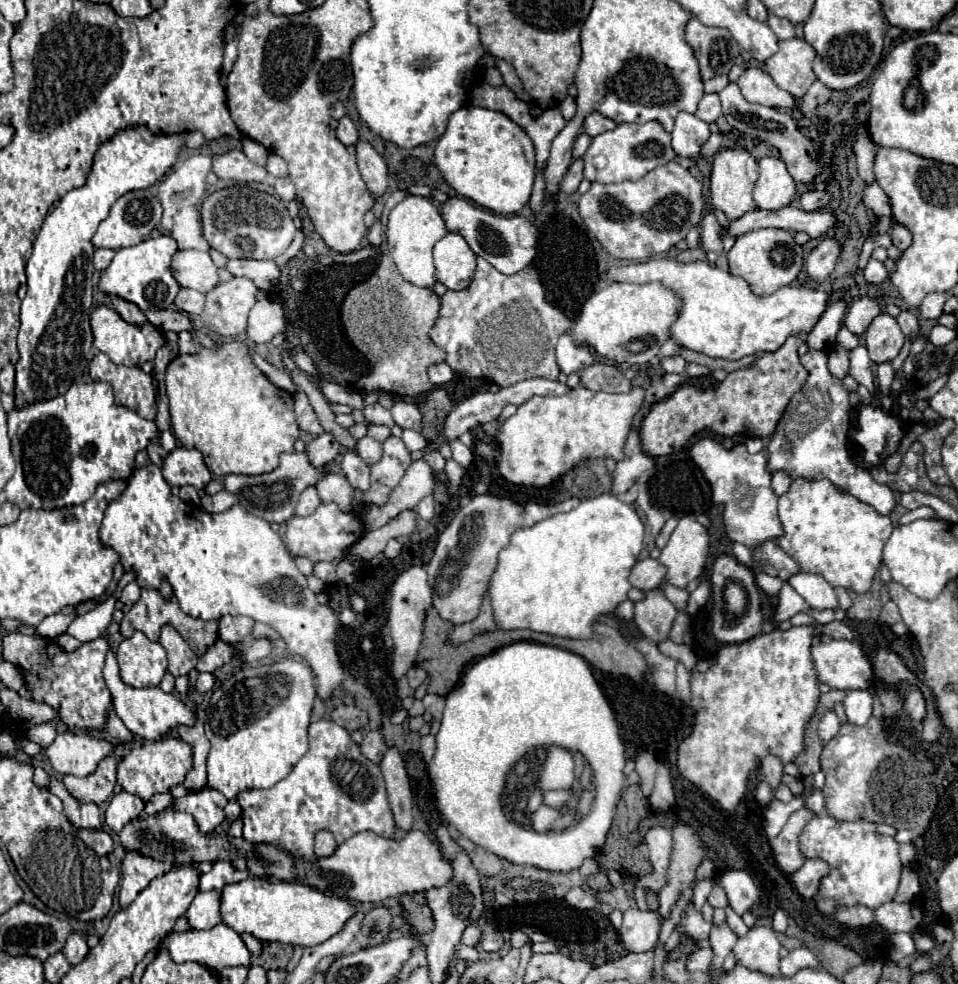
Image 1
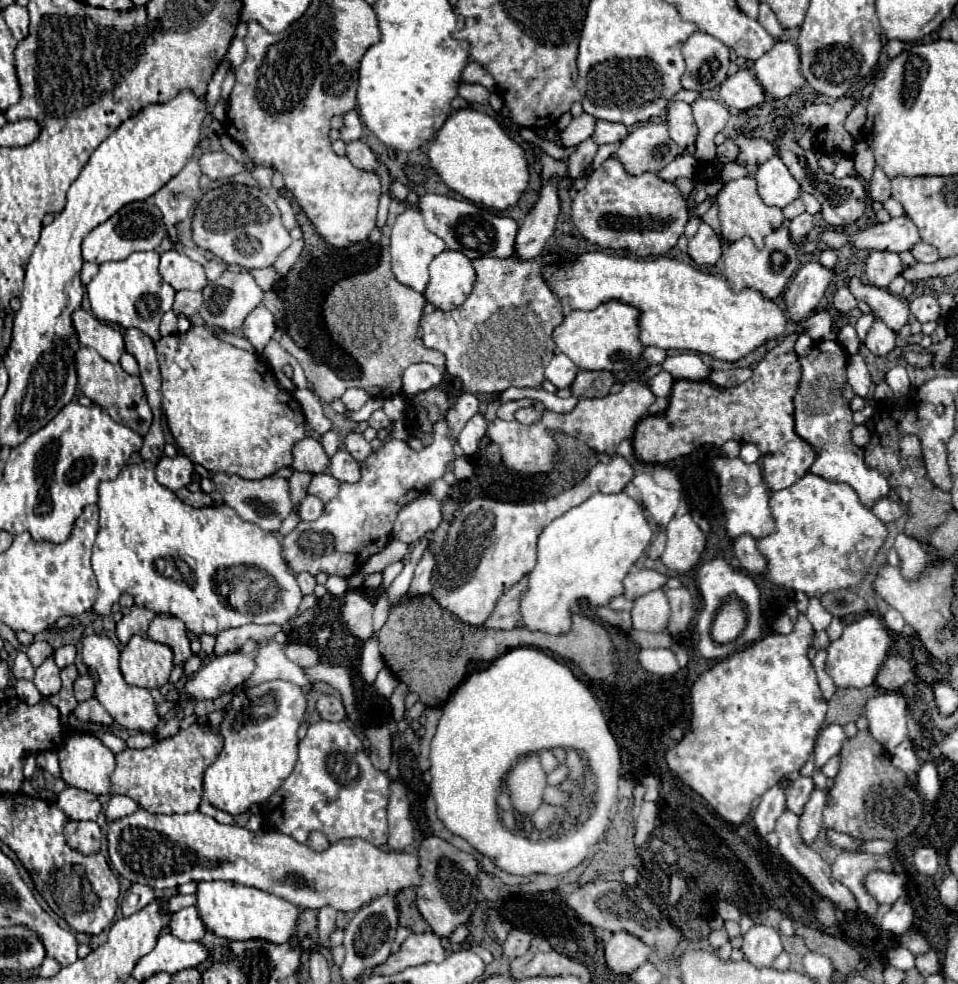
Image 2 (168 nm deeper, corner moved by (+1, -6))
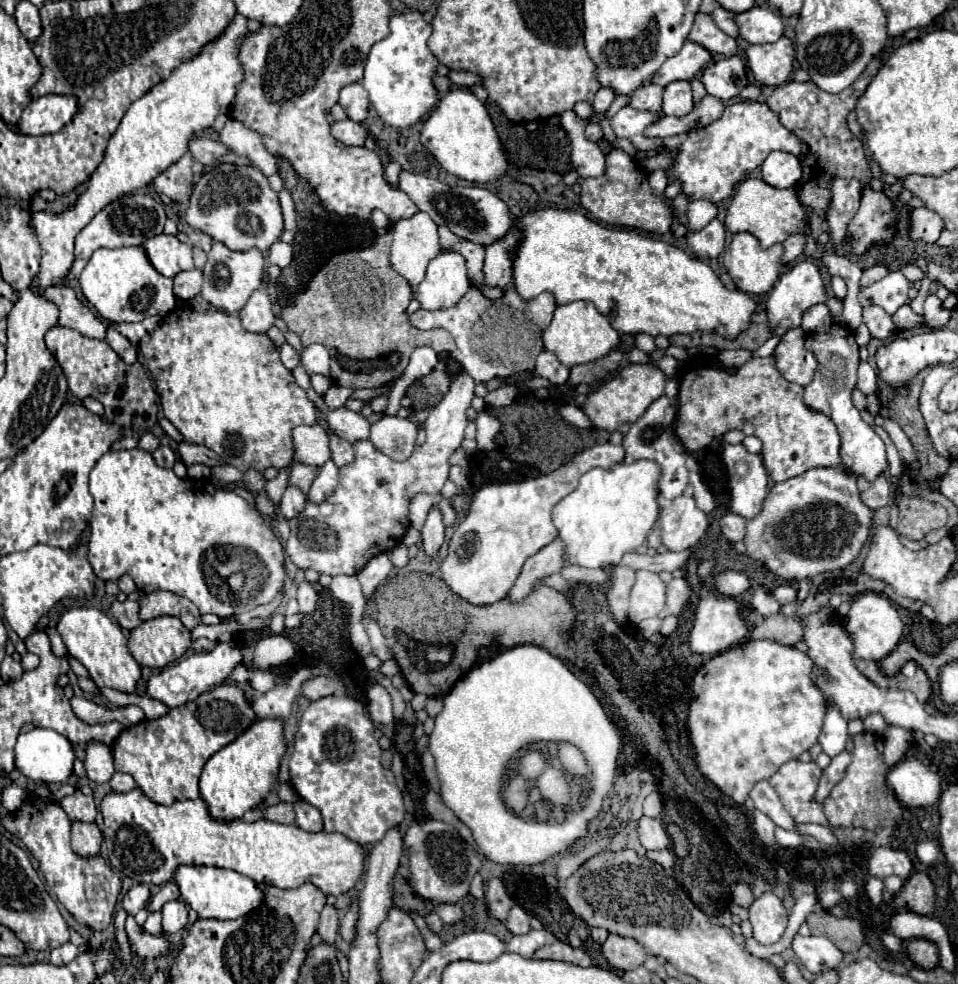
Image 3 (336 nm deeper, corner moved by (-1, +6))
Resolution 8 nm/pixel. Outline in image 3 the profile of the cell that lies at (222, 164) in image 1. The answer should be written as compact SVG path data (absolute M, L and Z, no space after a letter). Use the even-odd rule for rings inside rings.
M202 138L202 140L194 140L188 144L188 152L194 156L196 162L200 164L212 164L216 158L228 154L226 146L222 146L218 140L210 140L210 138Z

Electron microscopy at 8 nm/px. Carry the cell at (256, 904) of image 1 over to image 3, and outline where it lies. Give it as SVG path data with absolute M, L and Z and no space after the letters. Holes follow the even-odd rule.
M178 866L174 874L174 882L178 886L180 898L200 916L200 918L218 918L232 920L248 914L264 900L264 894L256 888L248 876L236 874L234 870L210 868L210 866Z

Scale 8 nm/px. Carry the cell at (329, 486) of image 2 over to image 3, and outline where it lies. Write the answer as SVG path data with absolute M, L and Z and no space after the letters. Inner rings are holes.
M290 462L288 466L288 486L302 490L304 494L308 494L314 478L318 474L316 466L308 466L308 464L298 464L298 462Z

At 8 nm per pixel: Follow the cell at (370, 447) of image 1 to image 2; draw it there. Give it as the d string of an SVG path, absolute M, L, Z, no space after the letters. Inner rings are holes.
M350 432L346 436L346 450L352 454L356 462L364 462L372 454L372 446L358 432Z

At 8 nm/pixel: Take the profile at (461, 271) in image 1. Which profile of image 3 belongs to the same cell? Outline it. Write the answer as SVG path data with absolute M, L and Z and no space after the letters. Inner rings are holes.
M442 252L428 264L424 280L414 290L414 298L422 310L444 310L460 302L470 286L462 254Z

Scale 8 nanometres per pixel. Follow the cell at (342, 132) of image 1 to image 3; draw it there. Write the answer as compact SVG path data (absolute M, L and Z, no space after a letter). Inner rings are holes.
M352 82L340 90L338 104L346 110L348 118L354 122L364 122L368 116L368 94L360 82Z

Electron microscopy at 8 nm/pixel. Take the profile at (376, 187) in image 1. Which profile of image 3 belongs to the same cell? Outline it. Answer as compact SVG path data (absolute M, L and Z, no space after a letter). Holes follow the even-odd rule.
M352 120L330 124L330 134L344 146L364 146L364 138L366 138L366 130L362 128L362 124Z

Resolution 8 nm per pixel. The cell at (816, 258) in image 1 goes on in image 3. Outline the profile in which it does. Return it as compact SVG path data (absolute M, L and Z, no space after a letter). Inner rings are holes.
M802 260L802 262L798 262L794 268L790 268L788 272L784 272L784 274L780 276L780 280L776 282L776 286L772 288L772 292L770 292L768 300L766 300L766 316L768 316L772 334L782 336L782 334L786 334L786 330L798 328L800 322L802 322L802 314L804 314L810 306L820 303L825 303L829 307L833 320L838 322L843 310L843 302L826 293L826 288L824 288L824 282L822 282L822 276L820 276L818 266L816 266L812 260Z

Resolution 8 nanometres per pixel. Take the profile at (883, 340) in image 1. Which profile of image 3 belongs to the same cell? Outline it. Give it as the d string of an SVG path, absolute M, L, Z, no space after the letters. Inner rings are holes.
M880 306L864 308L864 324L868 326L872 338L878 338L878 340L888 340L896 330L890 314L886 314Z

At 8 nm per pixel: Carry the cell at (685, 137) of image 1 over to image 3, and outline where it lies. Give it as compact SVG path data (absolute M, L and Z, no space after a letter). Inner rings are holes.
M670 82L668 86L664 86L664 102L662 102L662 110L666 116L684 116L692 110L692 90L690 90L690 82Z

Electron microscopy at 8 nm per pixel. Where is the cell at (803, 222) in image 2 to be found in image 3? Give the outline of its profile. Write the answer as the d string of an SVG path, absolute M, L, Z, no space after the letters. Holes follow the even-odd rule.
M792 234L792 236L782 244L782 248L784 248L784 252L782 252L780 262L782 262L782 266L786 266L786 264L794 262L794 260L802 254L802 248L804 248L804 236L802 236L802 234Z

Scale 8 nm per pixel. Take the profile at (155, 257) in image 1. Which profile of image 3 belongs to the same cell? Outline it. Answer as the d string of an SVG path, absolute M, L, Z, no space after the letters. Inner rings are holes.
M140 246L96 250L82 270L78 282L88 304L94 306L94 310L108 322L140 322L156 314L166 316L176 304L172 280L154 270Z

